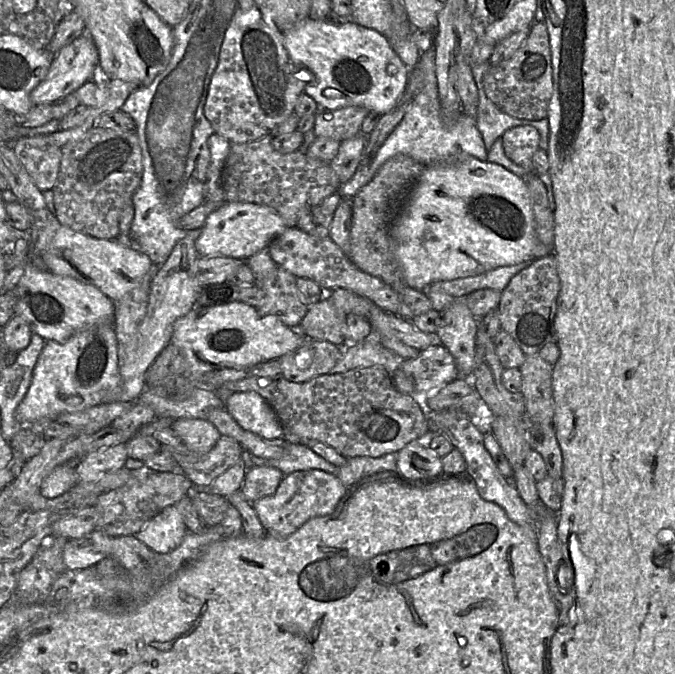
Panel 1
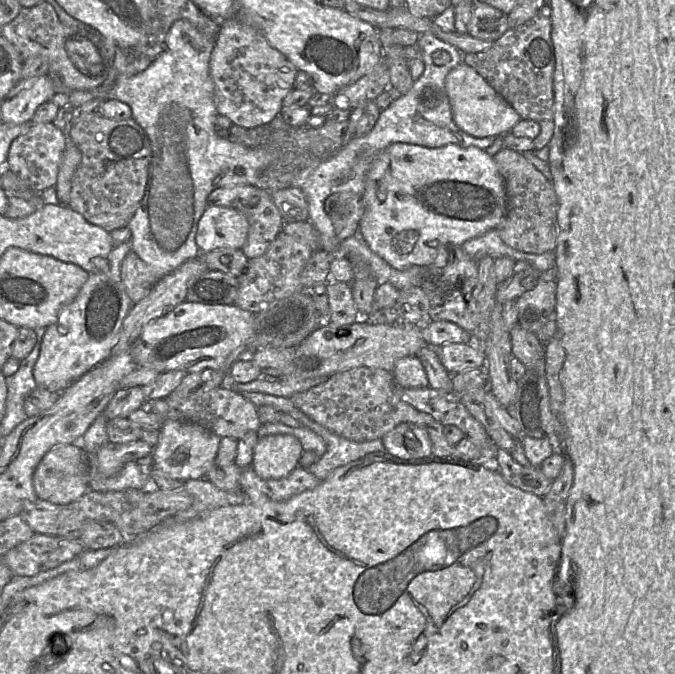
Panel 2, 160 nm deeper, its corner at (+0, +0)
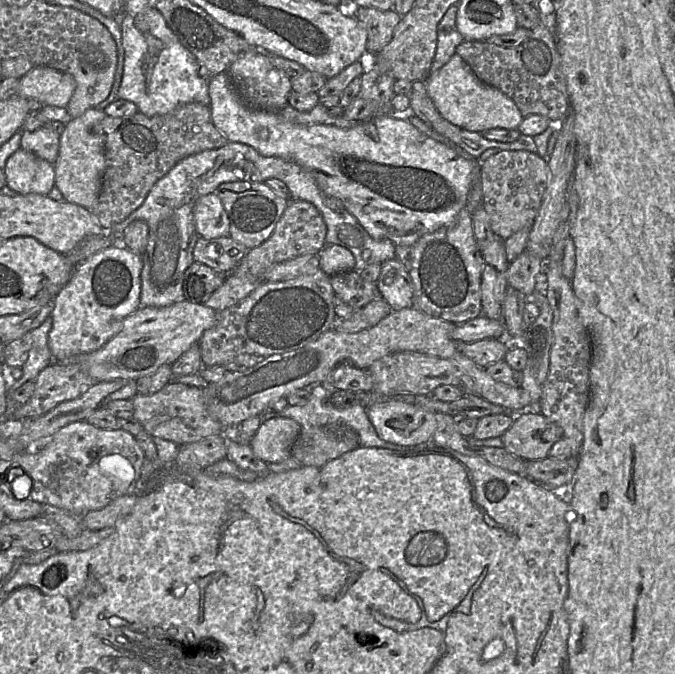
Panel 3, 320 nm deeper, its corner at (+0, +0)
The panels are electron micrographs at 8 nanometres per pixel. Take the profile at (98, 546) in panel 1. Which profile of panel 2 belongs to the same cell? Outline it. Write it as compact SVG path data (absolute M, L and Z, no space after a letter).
M35 533L7 551L3 559L13 576L35 576L72 560L84 550L78 539Z

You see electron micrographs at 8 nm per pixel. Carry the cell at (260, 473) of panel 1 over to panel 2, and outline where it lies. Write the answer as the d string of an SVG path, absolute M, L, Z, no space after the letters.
M267 435L258 439L251 466L262 479L281 479L298 467L303 452L301 442L292 435Z

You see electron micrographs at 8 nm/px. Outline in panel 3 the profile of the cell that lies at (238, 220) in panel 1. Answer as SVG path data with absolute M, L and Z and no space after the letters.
M216 193L198 198L193 208L193 218L200 237L213 239L230 234L227 212Z

